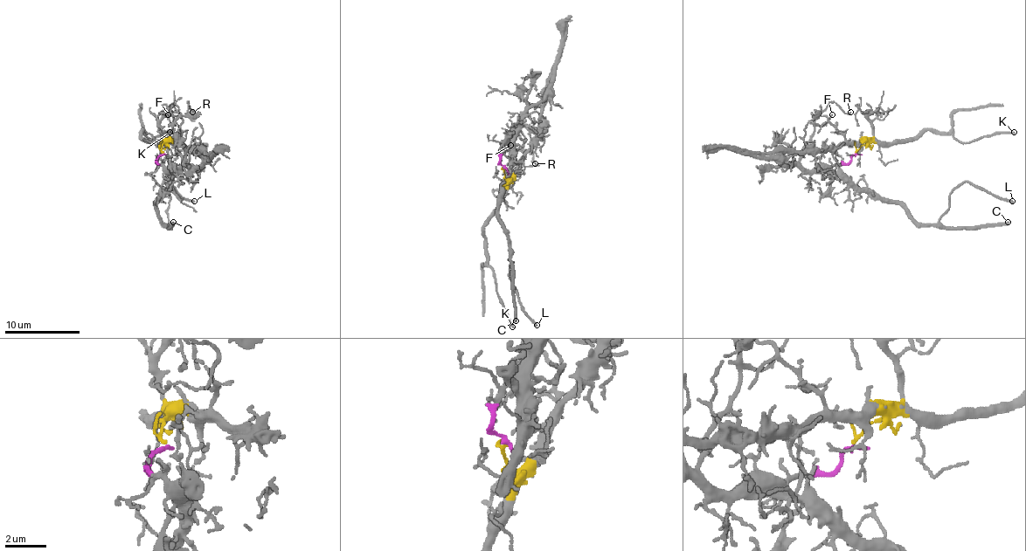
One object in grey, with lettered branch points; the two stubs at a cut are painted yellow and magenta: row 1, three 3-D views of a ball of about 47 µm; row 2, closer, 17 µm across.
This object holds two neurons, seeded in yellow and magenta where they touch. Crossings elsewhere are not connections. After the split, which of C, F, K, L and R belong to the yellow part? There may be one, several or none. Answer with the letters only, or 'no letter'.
K

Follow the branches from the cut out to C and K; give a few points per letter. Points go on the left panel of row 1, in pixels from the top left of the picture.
C: (165, 154), (157, 160), (167, 175), (169, 183), (155, 201), (155, 212), (169, 227), (172, 221)
K: (162, 152), (162, 142), (149, 142), (141, 134), (142, 129), (152, 142), (161, 134), (170, 131)

